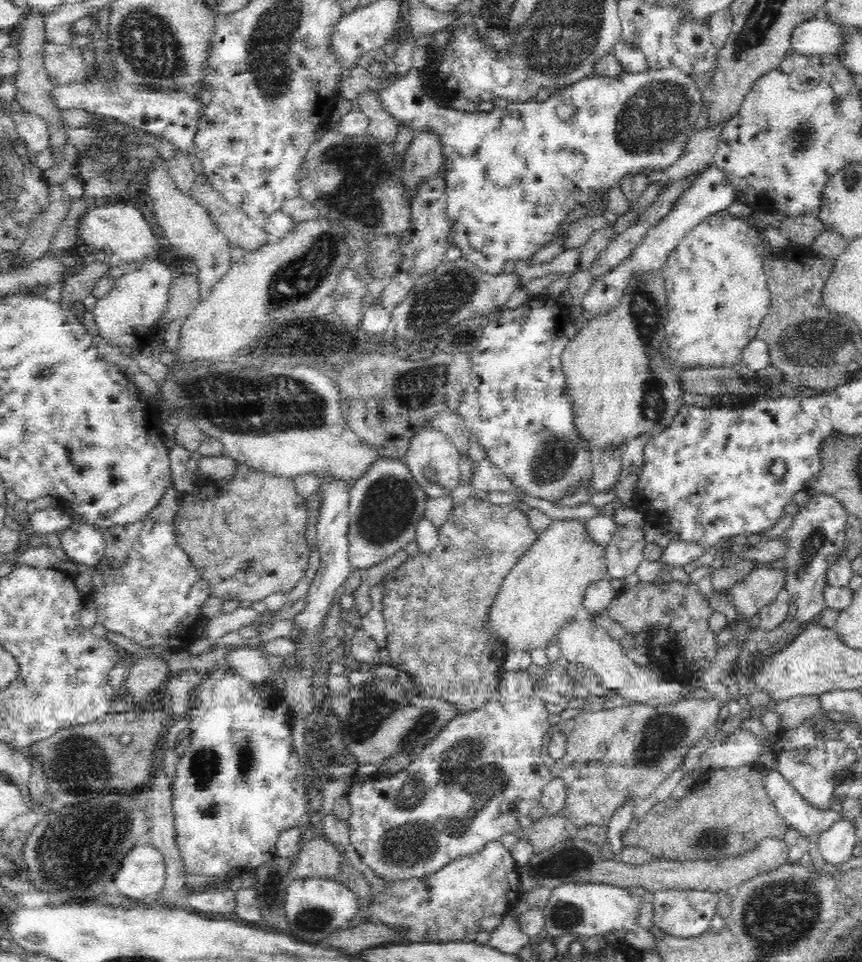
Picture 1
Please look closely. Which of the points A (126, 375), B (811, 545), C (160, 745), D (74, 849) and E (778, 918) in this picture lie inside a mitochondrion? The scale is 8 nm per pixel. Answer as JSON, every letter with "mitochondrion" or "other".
{"A":"other","B":"mitochondrion","C":"other","D":"mitochondrion","E":"mitochondrion"}

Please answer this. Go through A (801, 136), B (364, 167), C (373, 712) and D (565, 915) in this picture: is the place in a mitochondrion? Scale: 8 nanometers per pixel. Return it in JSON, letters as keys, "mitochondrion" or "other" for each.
{"A":"mitochondrion","B":"mitochondrion","C":"mitochondrion","D":"mitochondrion"}

